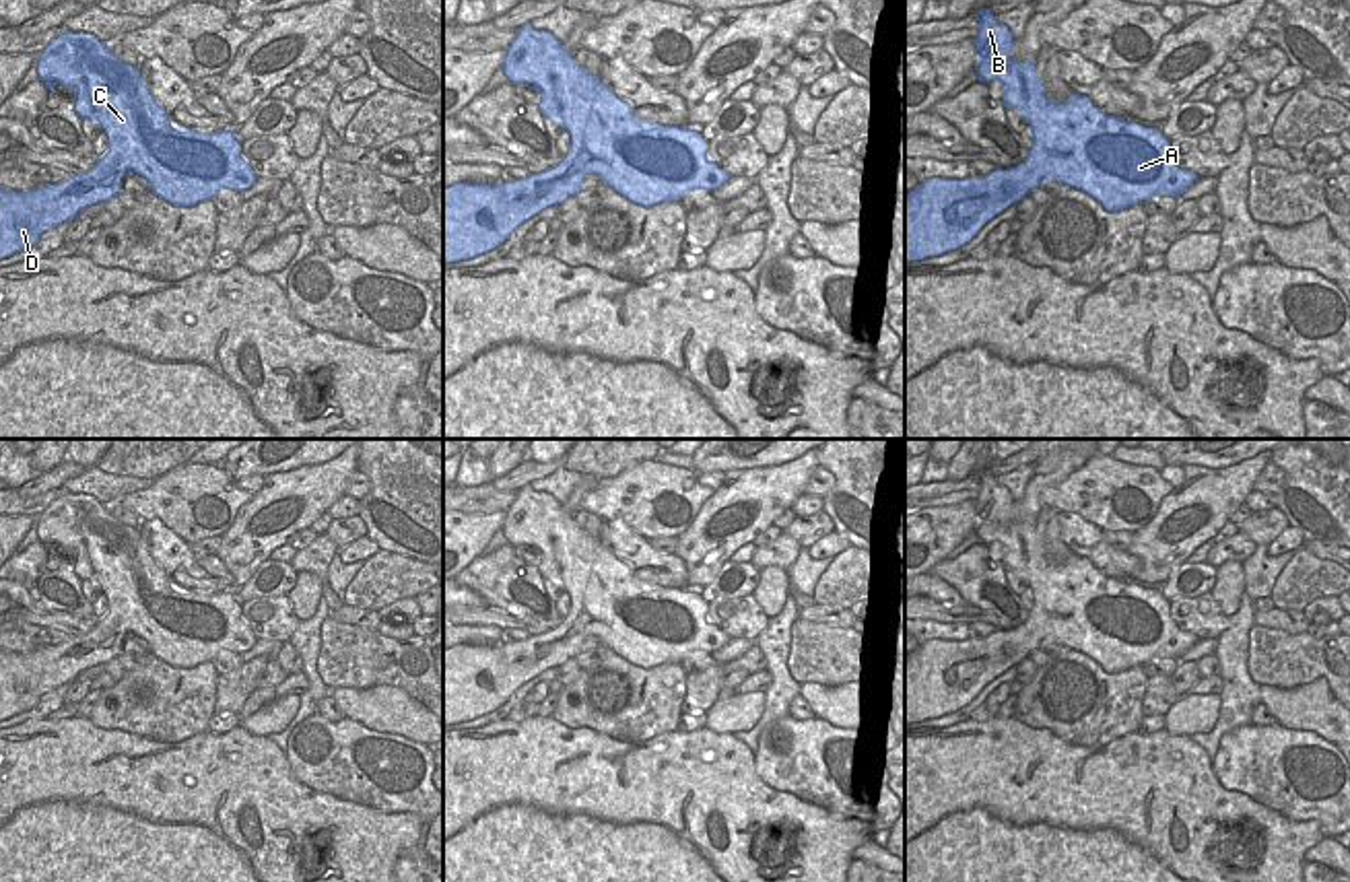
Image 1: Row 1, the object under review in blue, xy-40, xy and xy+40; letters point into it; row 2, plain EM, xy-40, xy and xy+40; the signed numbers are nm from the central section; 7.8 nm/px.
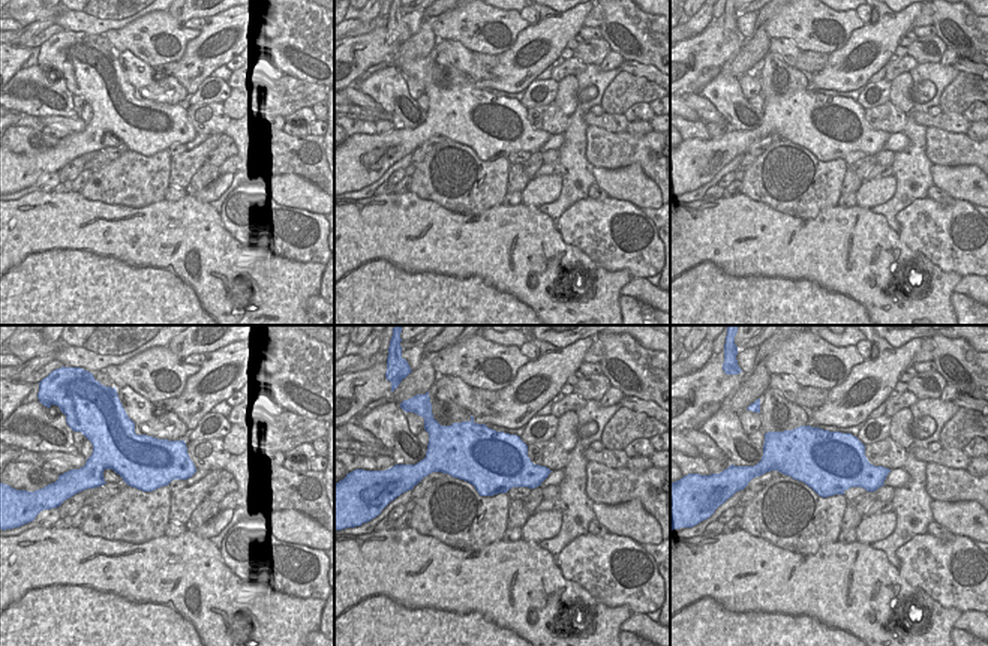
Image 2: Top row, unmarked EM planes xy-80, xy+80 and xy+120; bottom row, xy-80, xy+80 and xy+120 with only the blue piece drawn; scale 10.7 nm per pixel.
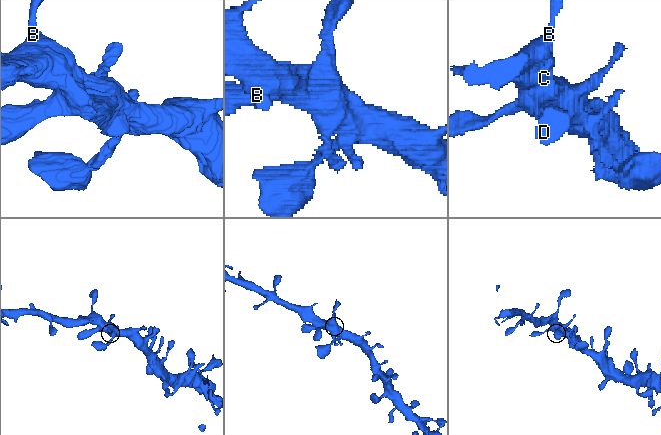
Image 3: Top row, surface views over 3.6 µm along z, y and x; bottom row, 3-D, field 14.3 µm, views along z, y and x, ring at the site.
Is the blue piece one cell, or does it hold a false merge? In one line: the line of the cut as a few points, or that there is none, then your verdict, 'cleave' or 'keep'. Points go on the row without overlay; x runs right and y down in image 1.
no cut; keep

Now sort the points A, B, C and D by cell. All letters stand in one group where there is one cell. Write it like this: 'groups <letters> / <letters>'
groups A B C D

